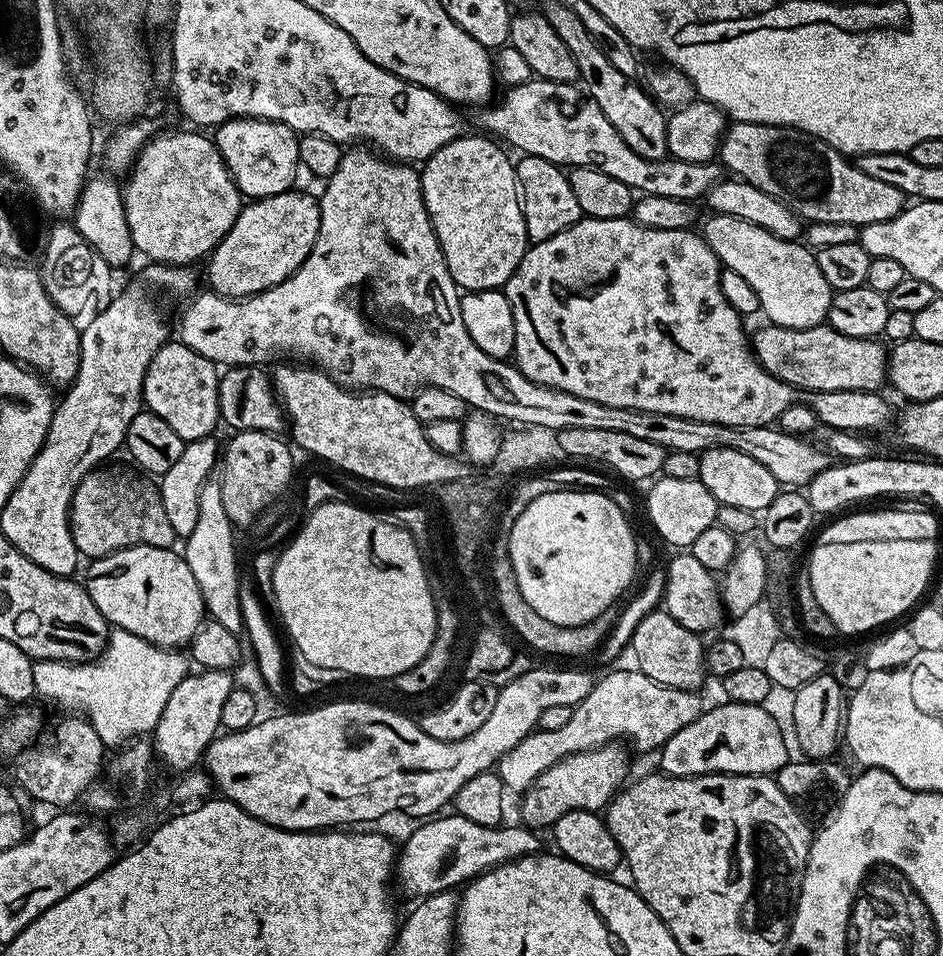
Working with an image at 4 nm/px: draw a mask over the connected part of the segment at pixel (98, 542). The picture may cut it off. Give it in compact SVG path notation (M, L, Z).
M101 466L89 472L76 487L70 519L77 553L81 557L95 558L135 544L172 548L178 537L174 534L174 526L166 519L166 510L162 510L159 491L139 480L135 471L119 472L108 467Z

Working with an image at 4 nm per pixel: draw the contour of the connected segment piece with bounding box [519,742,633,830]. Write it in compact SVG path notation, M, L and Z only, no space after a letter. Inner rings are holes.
M624 742L603 744L588 752L570 754L550 766L519 797L520 816L524 819L521 821L533 830L548 830L567 812L586 810L599 813L607 809L612 797L625 787L629 779L633 753L630 748L628 753L628 748L629 745Z

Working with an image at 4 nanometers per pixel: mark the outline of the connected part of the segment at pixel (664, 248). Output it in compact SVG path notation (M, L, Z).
M581 218L576 224L571 224L566 230L562 230L558 234L554 234L554 238L546 238L545 240L537 240L524 253L522 262L518 262L518 266L514 270L514 274L508 279L502 291L508 297L510 302L510 310L514 314L514 334L516 335L516 350L514 353L514 363L522 374L526 374L526 378L530 378L534 382L538 382L547 388L557 388L566 394L578 394L578 398L590 398L590 402L602 402L602 406L622 406L626 410L646 410L654 414L674 414L678 418L694 418L698 422L714 422L722 426L762 426L763 428L775 425L784 410L790 409L792 404L797 403L798 392L791 384L782 382L778 378L774 378L774 374L770 374L756 360L756 354L752 351L749 333L744 333L745 321L742 319L738 310L734 310L732 303L726 298L726 294L720 285L720 273L722 265L718 257L714 254L714 250L710 248L708 243L704 241L703 235L699 231L683 228L682 230L650 230L650 226L642 226L637 220L625 218Z

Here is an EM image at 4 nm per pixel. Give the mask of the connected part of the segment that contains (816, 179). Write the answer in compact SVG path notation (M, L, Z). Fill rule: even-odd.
M733 123L720 141L718 160L733 177L772 195L804 222L842 222L863 226L886 222L906 207L906 197L902 190L898 190L898 186L889 186L886 182L870 178L870 174L862 174L862 170L844 153L798 128L786 128L778 124Z

